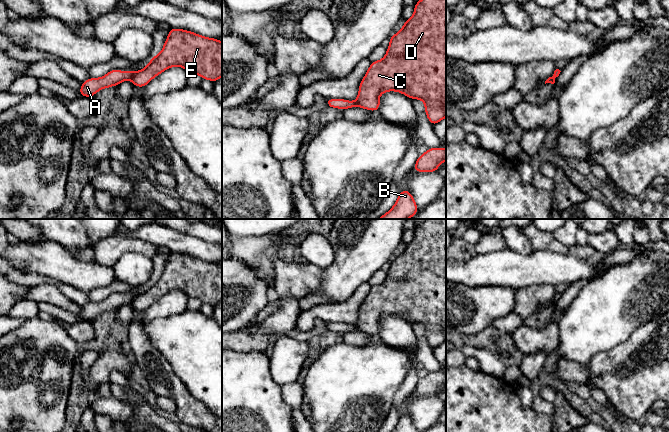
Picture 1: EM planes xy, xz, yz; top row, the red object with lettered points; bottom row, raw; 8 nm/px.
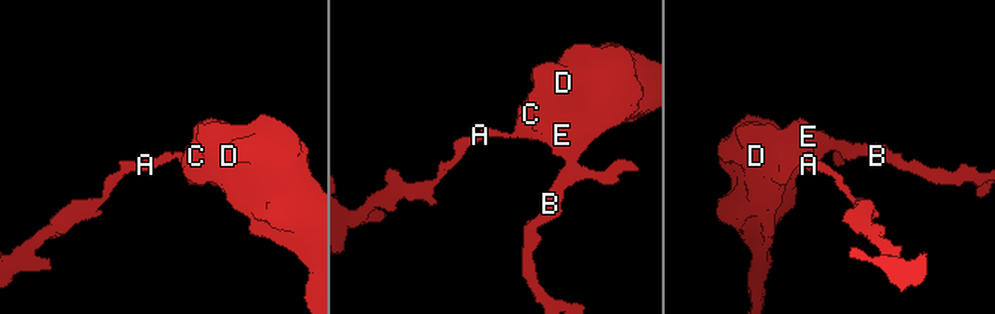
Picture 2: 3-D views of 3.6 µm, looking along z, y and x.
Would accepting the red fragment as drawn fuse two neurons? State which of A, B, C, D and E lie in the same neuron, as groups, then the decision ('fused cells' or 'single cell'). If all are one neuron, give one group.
groups A / B C D E; fused cells

